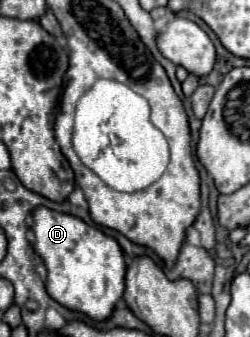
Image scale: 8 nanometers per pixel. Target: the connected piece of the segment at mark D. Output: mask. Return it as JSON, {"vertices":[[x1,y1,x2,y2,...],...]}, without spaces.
{"vertices":[[38,207,32,213,32,247,36,255,44,261,48,271,46,291,60,305,80,311,94,321,102,321,110,317,116,301,124,293,124,253,116,239,102,233,96,227,86,225,80,217,58,213,46,207]]}

